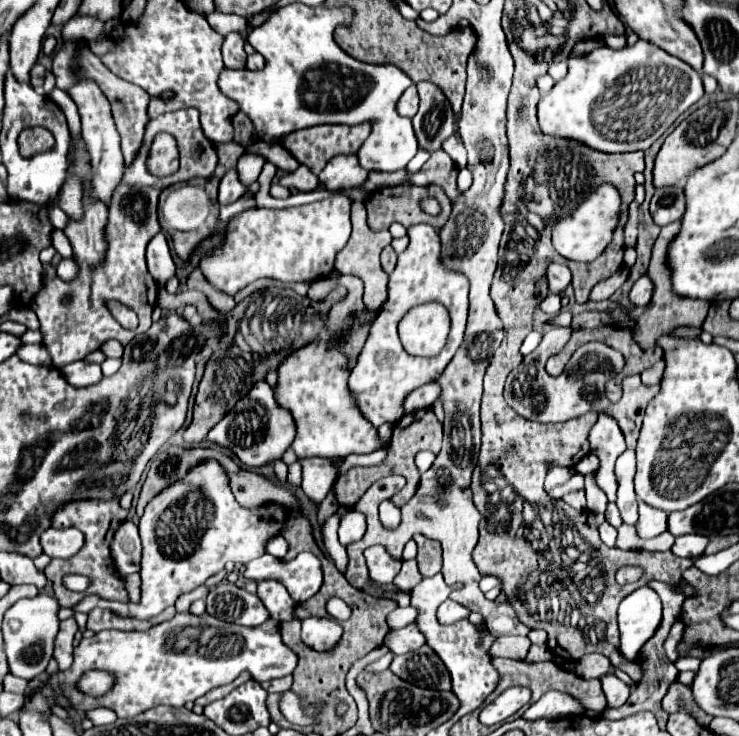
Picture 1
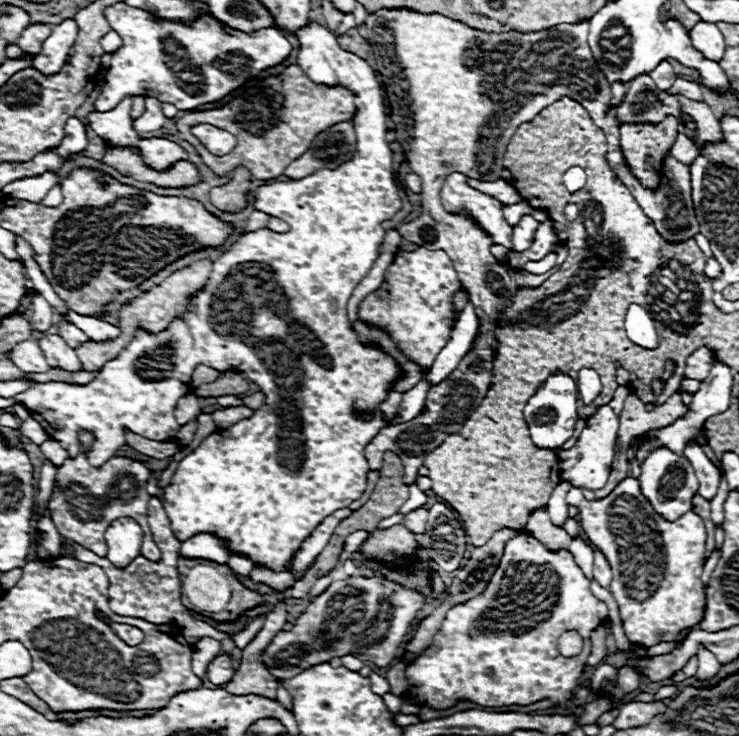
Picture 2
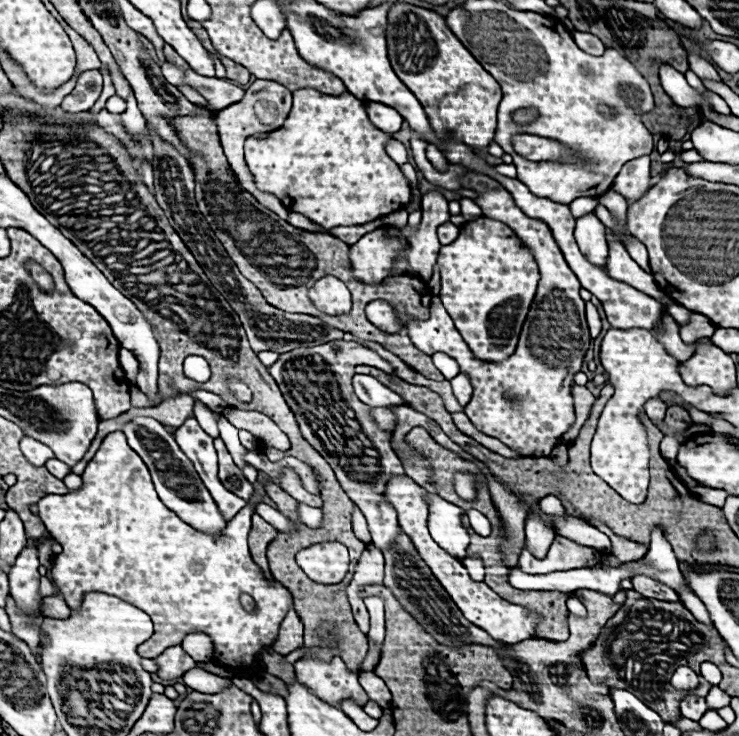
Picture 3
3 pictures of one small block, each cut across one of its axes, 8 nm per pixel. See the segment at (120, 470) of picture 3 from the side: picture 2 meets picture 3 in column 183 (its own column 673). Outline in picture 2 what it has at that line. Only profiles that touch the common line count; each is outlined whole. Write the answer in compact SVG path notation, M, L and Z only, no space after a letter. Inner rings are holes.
M632 476L624 478L624 482L620 482L620 484L608 494L608 498L602 498L602 500L586 500L579 489L580 488L572 486L568 492L568 496L566 496L566 502L572 504L572 506L578 506L578 510L580 510L580 524L582 524L582 530L584 530L586 538L594 544L594 548L598 548L598 550L604 552L604 556L608 558L608 562L610 562L610 566L612 566L610 592L612 592L612 596L616 598L616 602L618 602L618 606L620 606L620 618L622 618L622 628L624 628L626 638L628 638L630 642L642 646L642 648L650 648L650 646L660 644L660 642L672 642L682 630L696 626L696 624L702 620L702 614L704 614L704 608L706 608L706 592L704 592L704 584L702 584L702 570L704 570L704 564L706 564L706 528L704 528L702 518L700 518L696 512L692 512L692 510L686 512L686 514L682 514L682 516L680 516L678 520L674 520L674 522L668 522L666 518L660 518L660 516L652 510L652 504L642 496L638 478L632 478Z

